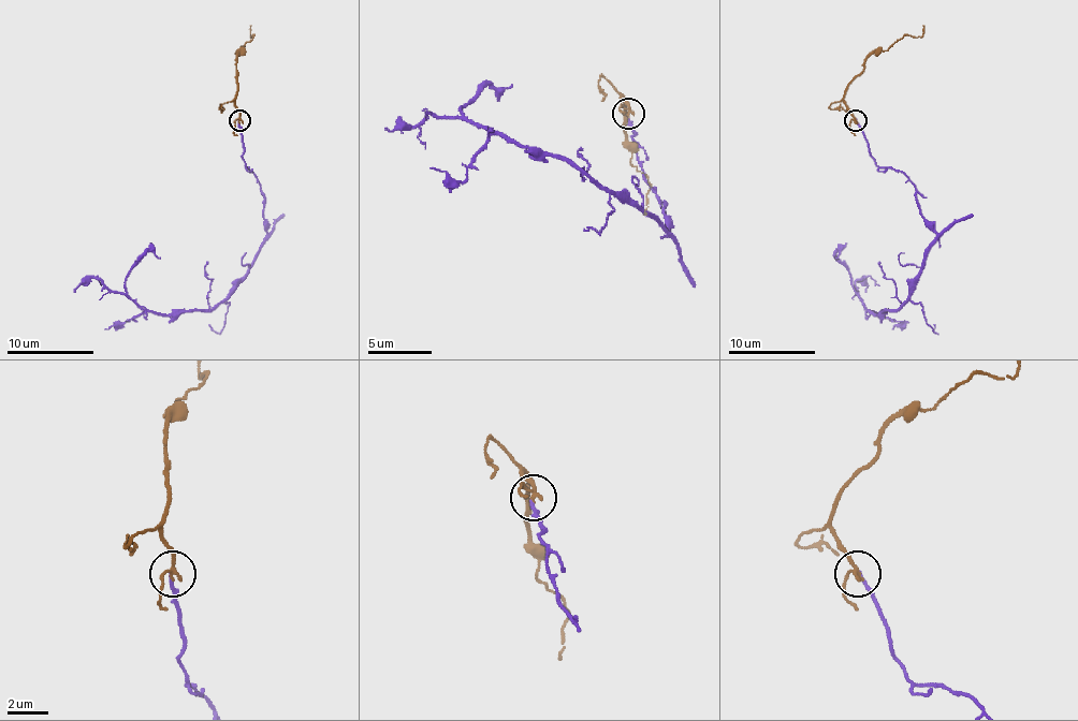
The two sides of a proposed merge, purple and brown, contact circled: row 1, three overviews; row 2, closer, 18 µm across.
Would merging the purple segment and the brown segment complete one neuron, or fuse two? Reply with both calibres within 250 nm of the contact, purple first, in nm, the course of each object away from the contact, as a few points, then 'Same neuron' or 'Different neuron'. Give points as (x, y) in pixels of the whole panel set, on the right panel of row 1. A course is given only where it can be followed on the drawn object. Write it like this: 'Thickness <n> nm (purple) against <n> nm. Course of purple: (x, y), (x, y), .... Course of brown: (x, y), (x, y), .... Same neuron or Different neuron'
Thickness 140 nm (purple) against 150 nm. Course of purple: (856, 120), (877, 166), (915, 186), (936, 240), (915, 290), (877, 314), (836, 258). Course of brown: (856, 120), (843, 94), (862, 64), (902, 38), (917, 38), (923, 33), (923, 25). Same neuron

